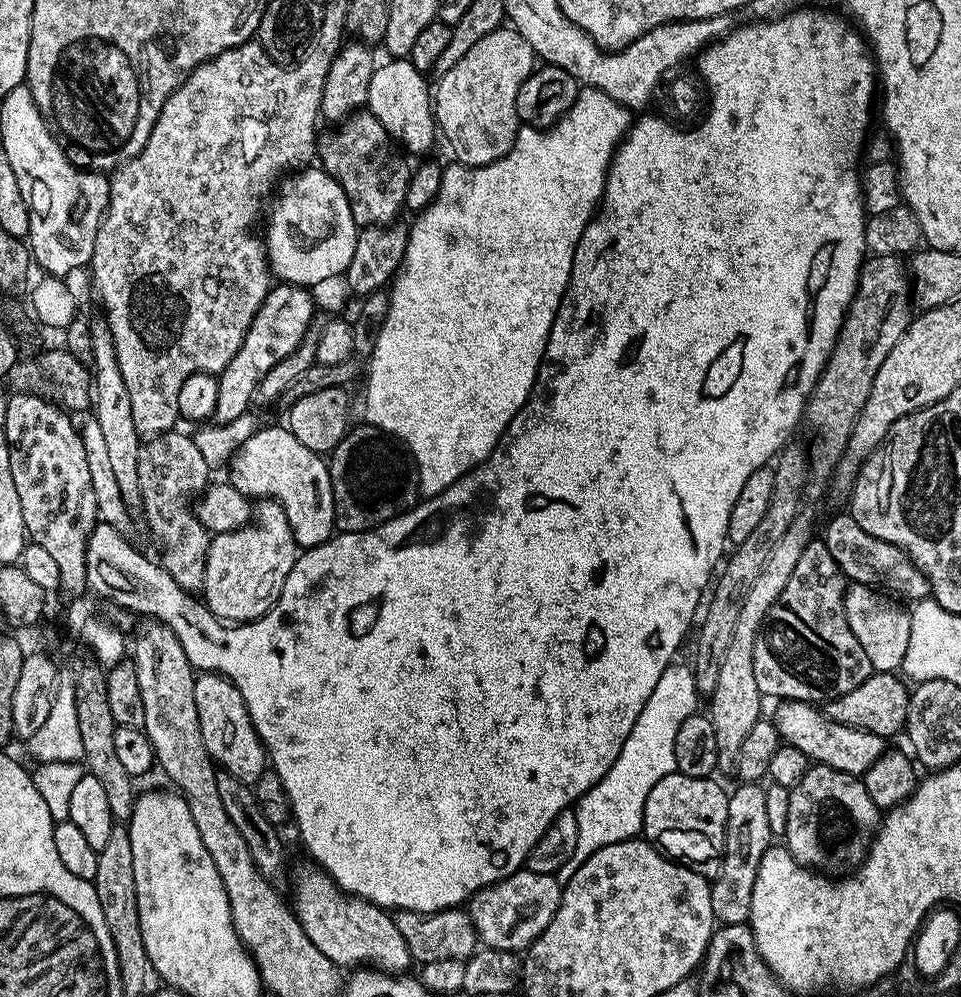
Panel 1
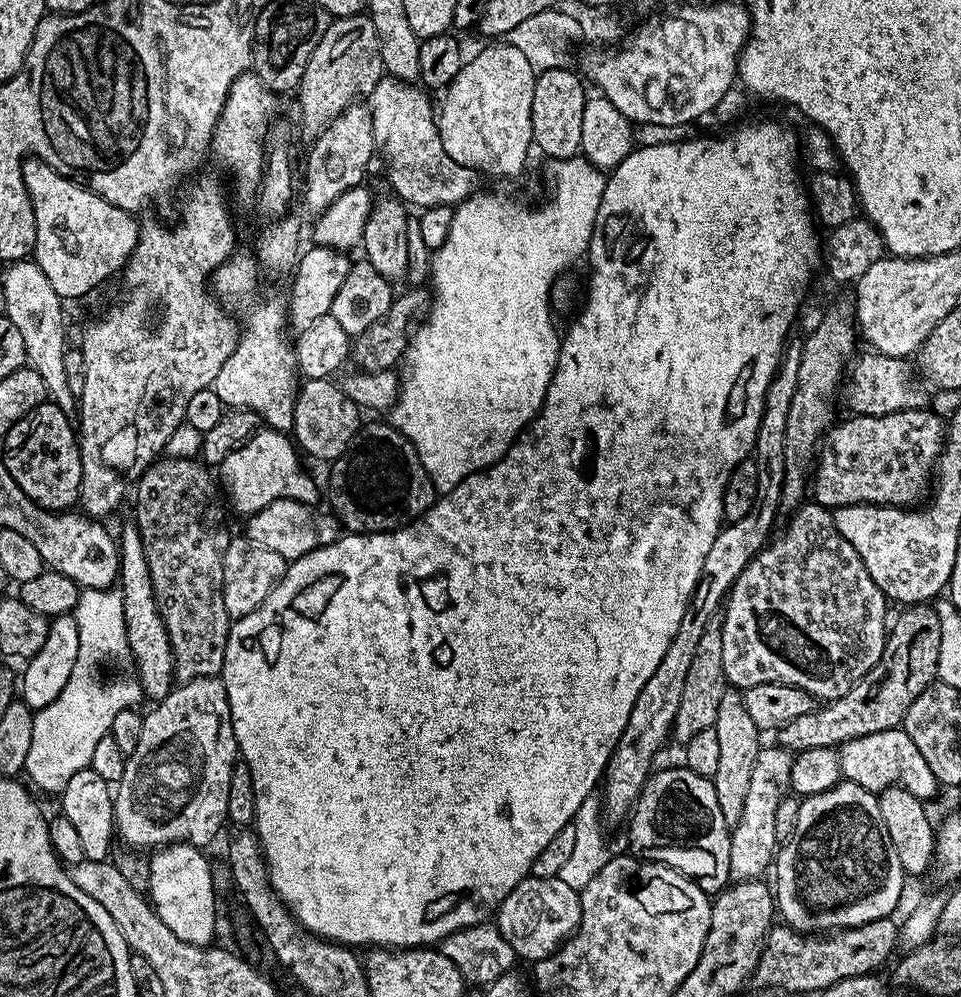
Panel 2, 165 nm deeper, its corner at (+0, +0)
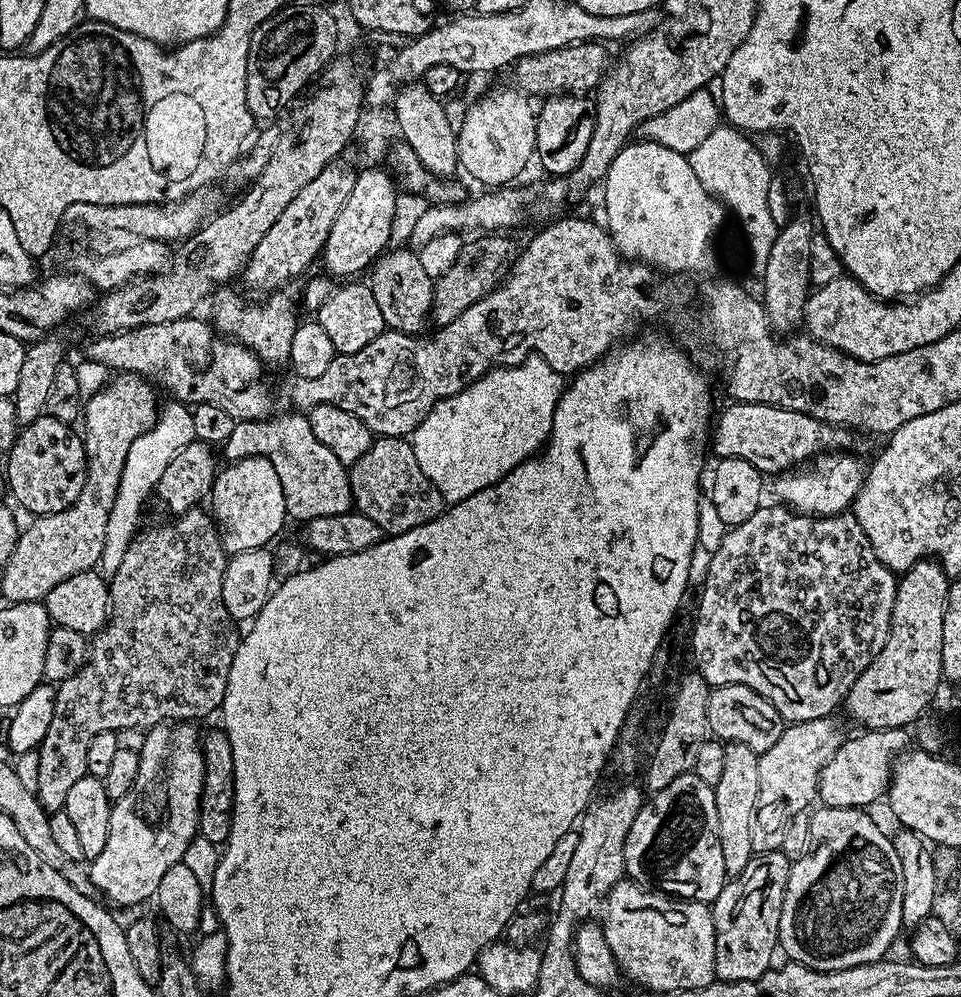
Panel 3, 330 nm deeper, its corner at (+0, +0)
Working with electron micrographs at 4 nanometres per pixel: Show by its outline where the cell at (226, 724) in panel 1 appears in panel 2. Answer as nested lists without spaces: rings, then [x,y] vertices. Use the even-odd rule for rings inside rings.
[[[207,676],[206,678],[185,680],[179,686],[173,687],[164,700],[149,708],[149,712],[146,712],[144,716],[142,738],[138,738],[138,750],[134,750],[134,754],[125,759],[124,773],[114,792],[116,830],[119,839],[124,839],[132,848],[152,848],[151,850],[159,850],[169,844],[193,844],[195,848],[203,849],[205,847],[204,844],[210,843],[219,834],[220,827],[226,824],[228,820],[230,778],[232,777],[232,767],[238,763],[236,735],[234,734],[232,715],[230,714],[230,702],[224,689],[223,679],[220,676]]]

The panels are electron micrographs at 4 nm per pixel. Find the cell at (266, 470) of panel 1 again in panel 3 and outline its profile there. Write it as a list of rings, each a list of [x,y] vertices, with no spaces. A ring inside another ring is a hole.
[[[251,456],[224,467],[217,471],[210,497],[210,512],[220,532],[224,551],[231,554],[271,545],[281,535],[279,532],[288,516],[286,498],[282,498],[282,482],[278,482],[274,466],[270,466],[266,458]]]

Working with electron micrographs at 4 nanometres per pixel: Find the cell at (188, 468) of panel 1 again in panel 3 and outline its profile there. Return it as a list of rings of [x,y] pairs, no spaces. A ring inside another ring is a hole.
[[[203,507],[191,508],[186,514],[169,519],[169,524],[160,524],[157,528],[152,528],[149,532],[141,531],[136,539],[129,544],[122,563],[118,565],[118,570],[108,580],[108,603],[110,611],[108,621],[99,632],[91,637],[88,646],[88,660],[79,668],[73,676],[59,681],[56,688],[56,701],[54,702],[54,718],[51,719],[50,728],[36,752],[38,758],[38,778],[34,789],[38,802],[43,806],[45,812],[51,814],[61,811],[66,802],[66,794],[74,787],[74,782],[78,778],[88,775],[86,766],[86,753],[90,751],[90,742],[103,732],[115,732],[124,734],[127,728],[140,728],[147,730],[156,724],[166,724],[169,722],[200,722],[203,716],[208,716],[212,711],[219,709],[224,703],[226,686],[230,678],[230,666],[234,662],[234,654],[238,650],[242,639],[242,632],[237,621],[226,610],[222,602],[222,578],[228,565],[229,553],[224,551],[220,541],[220,532],[216,529],[215,519],[207,511],[203,512]]]

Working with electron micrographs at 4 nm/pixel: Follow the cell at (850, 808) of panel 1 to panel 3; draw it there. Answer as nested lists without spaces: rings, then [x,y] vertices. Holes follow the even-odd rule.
[[[817,807],[812,812],[810,822],[810,838],[812,848],[802,858],[792,861],[790,878],[786,882],[786,898],[782,902],[782,918],[780,919],[780,939],[778,941],[782,952],[785,952],[789,961],[805,964],[819,972],[833,972],[834,970],[850,970],[854,966],[873,964],[876,960],[885,959],[896,940],[896,935],[902,932],[902,865],[898,863],[898,854],[894,851],[892,837],[883,832],[867,815],[863,808],[826,808]]]

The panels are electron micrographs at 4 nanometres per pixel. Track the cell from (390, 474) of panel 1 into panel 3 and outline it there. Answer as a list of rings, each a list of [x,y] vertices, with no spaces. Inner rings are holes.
[[[376,436],[370,450],[348,468],[355,511],[376,522],[384,534],[405,532],[430,522],[444,511],[442,494],[422,474],[411,443],[402,436]]]

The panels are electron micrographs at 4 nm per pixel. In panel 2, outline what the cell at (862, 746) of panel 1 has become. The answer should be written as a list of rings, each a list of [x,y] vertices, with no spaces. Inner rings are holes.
[[[903,727],[882,730],[878,734],[866,734],[862,738],[840,745],[838,751],[840,753],[841,777],[845,781],[862,786],[871,792],[879,794],[884,789],[895,786],[910,790],[910,794],[928,802],[931,801],[930,798],[935,794],[936,788],[938,789],[938,781],[934,778],[934,770],[930,770],[926,758],[922,758],[922,754],[918,754],[918,746],[914,746],[914,742],[910,742],[910,734],[906,734]]]

